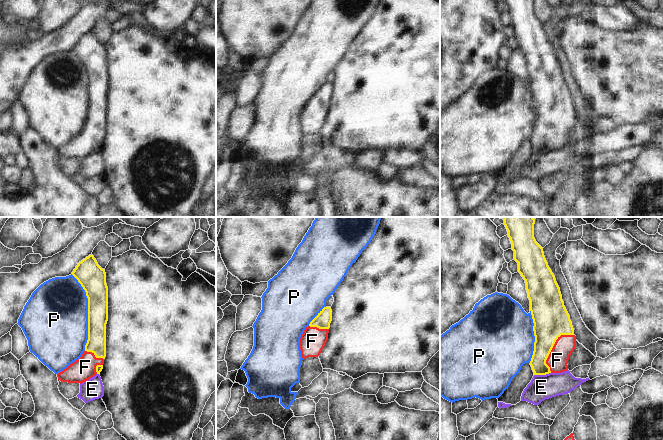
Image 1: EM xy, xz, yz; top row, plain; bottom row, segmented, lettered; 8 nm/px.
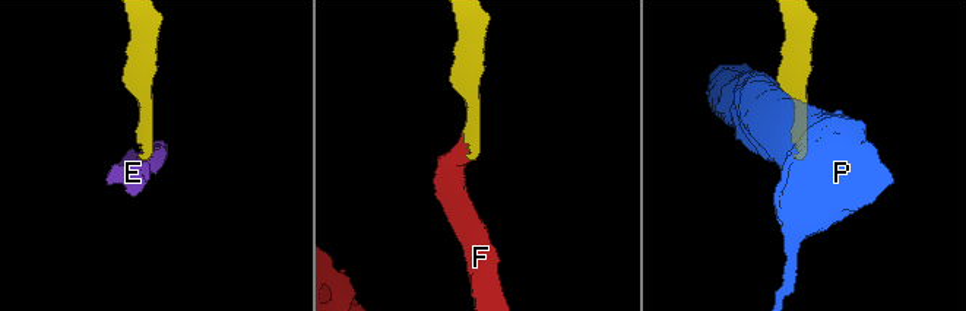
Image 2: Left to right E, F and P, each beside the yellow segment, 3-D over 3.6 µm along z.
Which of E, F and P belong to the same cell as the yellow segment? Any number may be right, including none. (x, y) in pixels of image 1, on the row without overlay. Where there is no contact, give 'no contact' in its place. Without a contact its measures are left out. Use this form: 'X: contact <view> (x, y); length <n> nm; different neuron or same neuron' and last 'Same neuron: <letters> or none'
E: contact yz (542, 150); length 140 nm; different neuron
F: contact yz (552, 123); length 360 nm; same neuron
P: contact xy (88, 88); length 650 nm; different neuron
Same neuron: F

